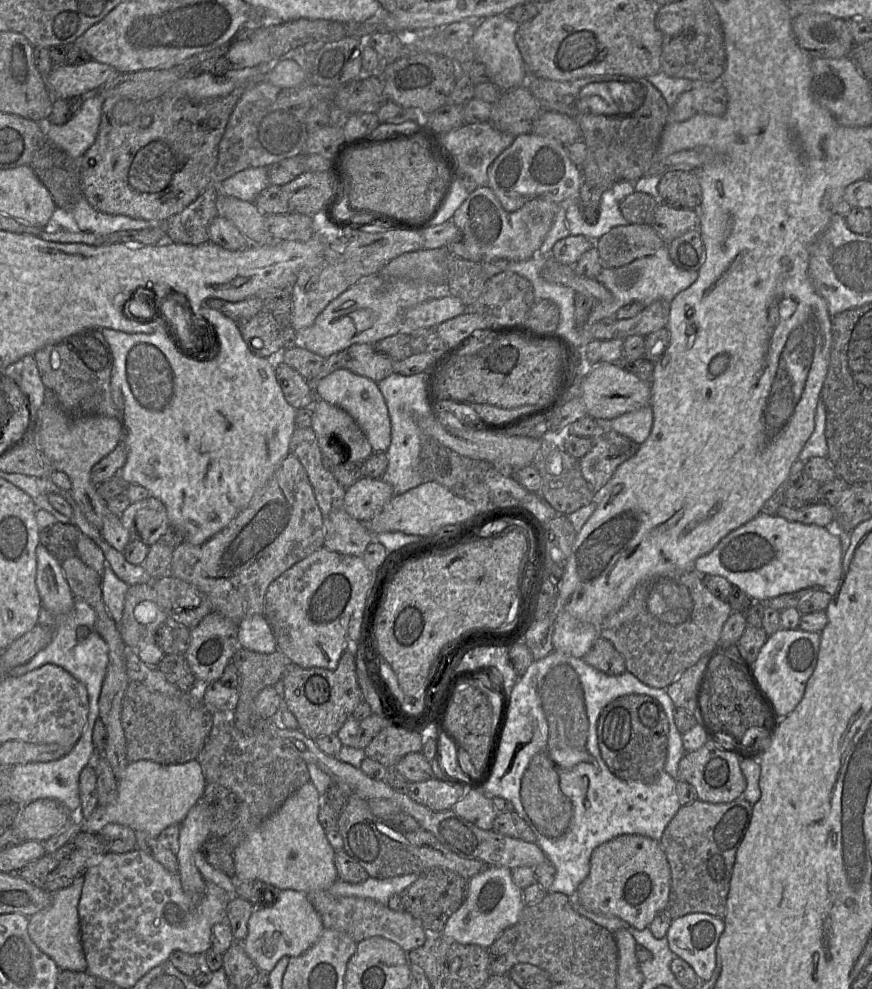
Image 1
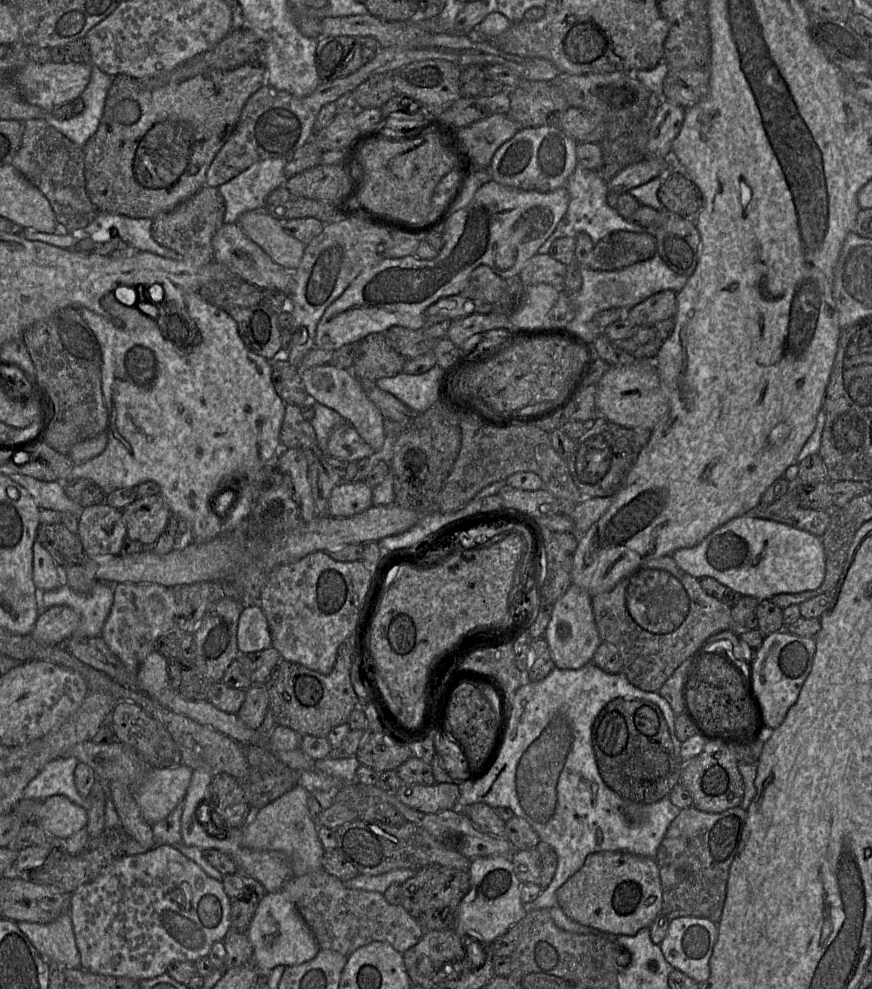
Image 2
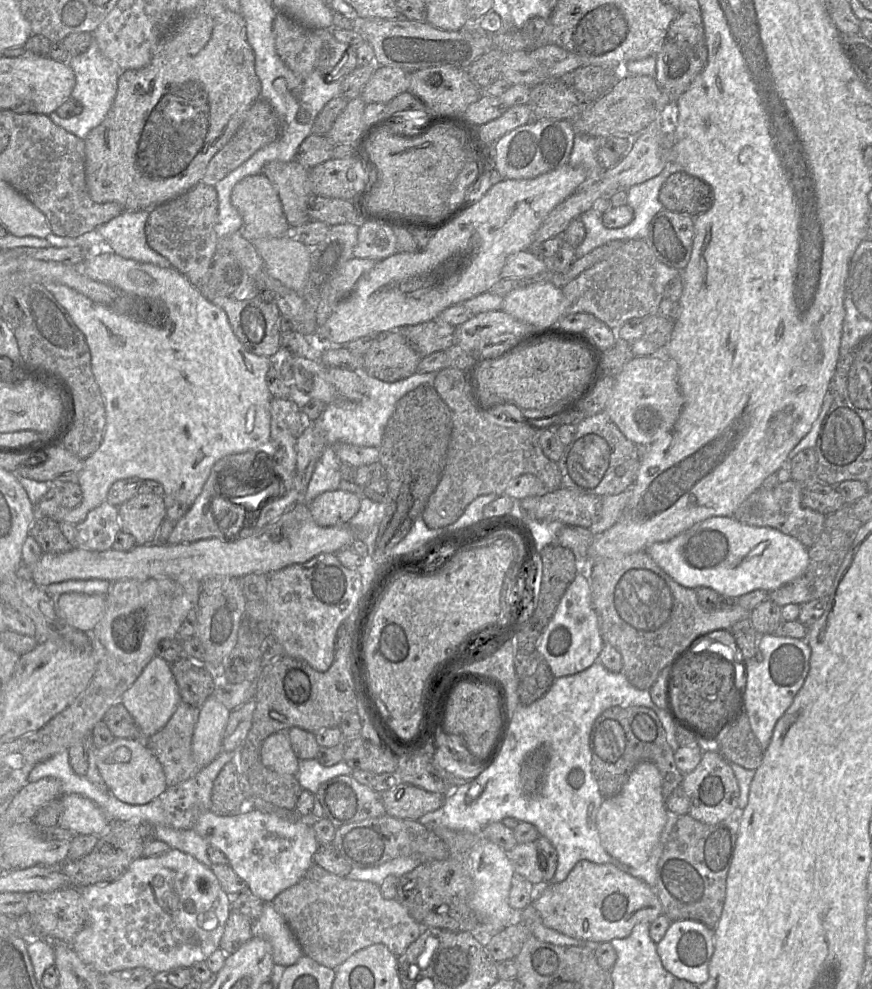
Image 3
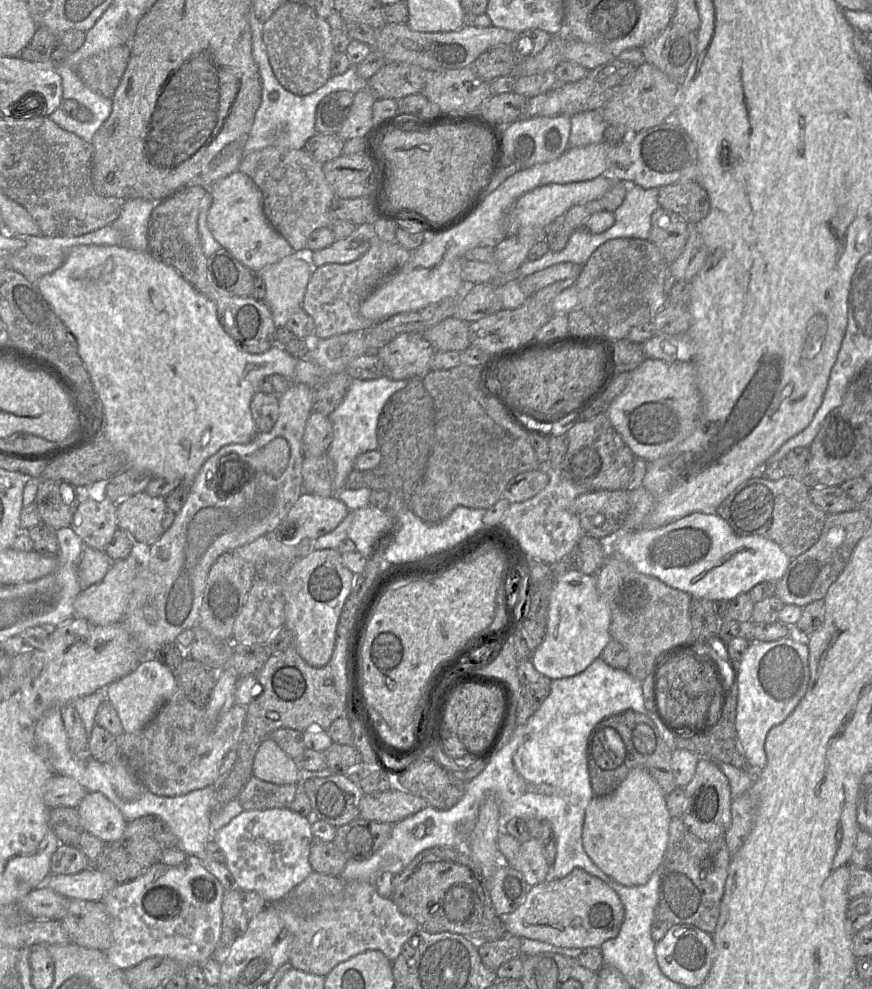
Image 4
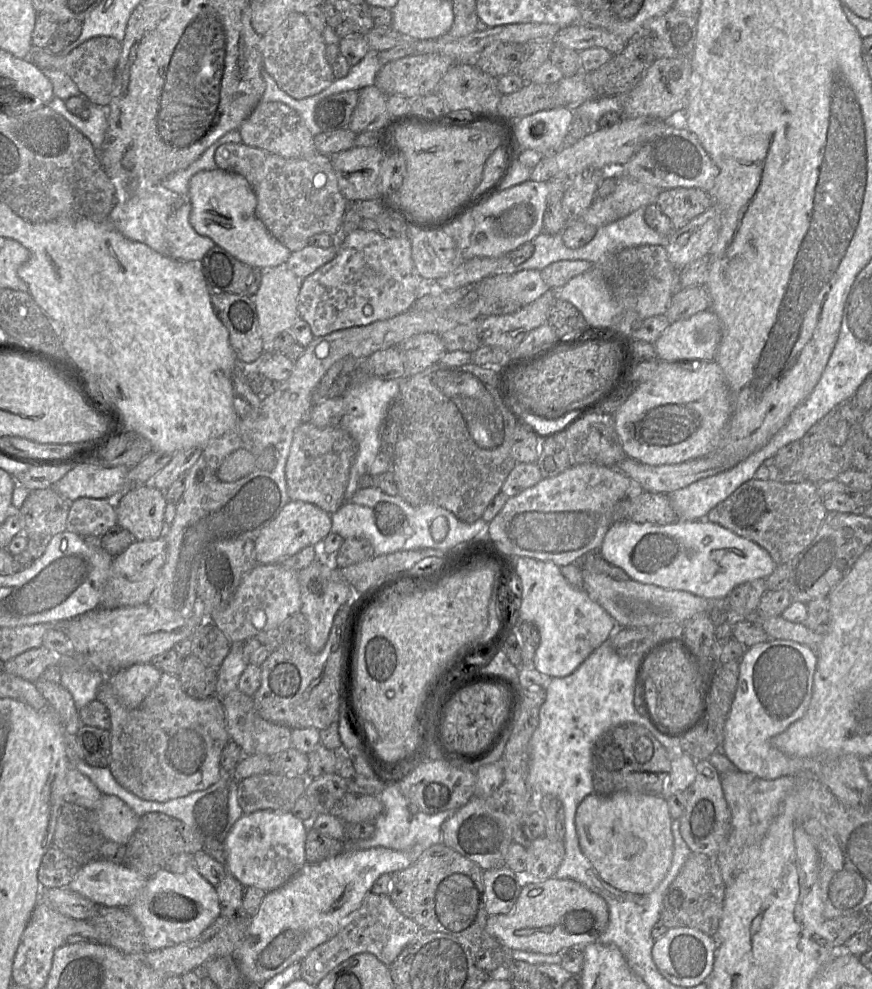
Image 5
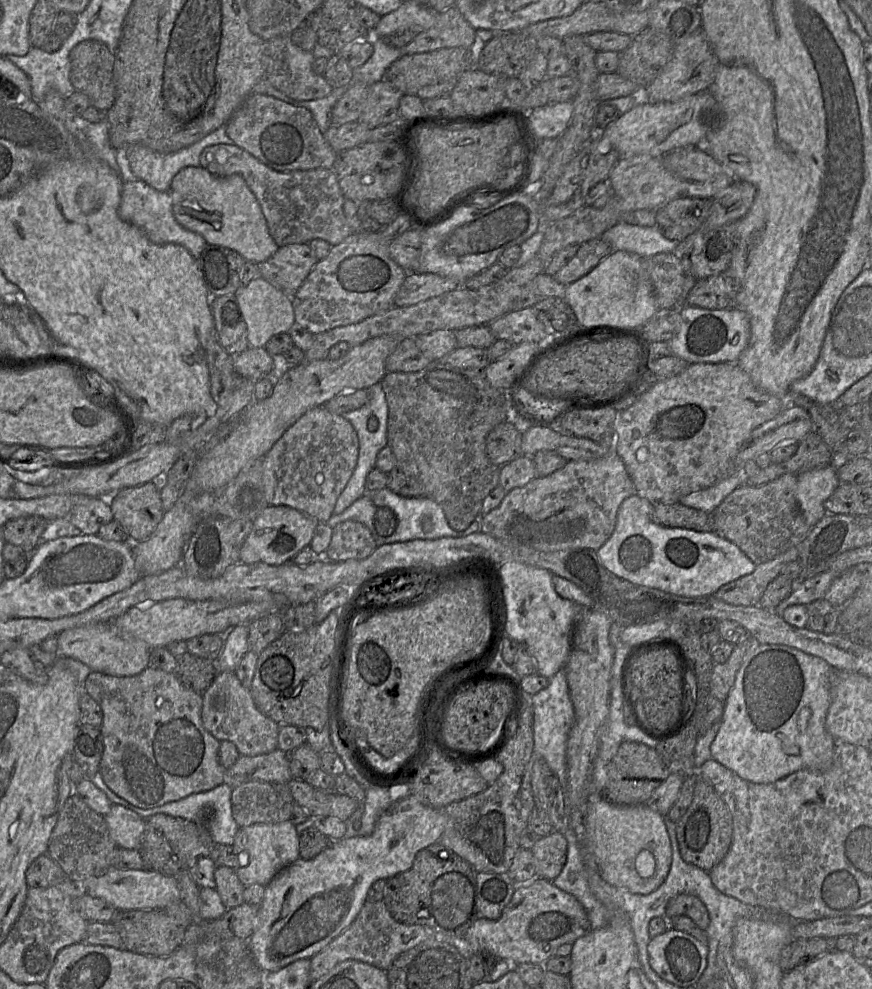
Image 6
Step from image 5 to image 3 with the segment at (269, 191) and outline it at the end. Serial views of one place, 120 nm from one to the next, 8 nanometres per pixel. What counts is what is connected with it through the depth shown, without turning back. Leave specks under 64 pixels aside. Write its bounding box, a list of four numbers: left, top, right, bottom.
[261,160,313,230]

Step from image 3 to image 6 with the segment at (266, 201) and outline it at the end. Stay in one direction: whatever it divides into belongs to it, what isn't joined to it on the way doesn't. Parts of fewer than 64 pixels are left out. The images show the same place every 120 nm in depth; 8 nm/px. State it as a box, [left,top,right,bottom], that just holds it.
[168,167,278,264]

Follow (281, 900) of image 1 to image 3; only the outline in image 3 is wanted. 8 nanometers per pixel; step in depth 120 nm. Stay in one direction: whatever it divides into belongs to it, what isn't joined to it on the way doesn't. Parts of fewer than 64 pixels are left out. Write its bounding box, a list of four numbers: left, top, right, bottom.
[252,903,303,967]

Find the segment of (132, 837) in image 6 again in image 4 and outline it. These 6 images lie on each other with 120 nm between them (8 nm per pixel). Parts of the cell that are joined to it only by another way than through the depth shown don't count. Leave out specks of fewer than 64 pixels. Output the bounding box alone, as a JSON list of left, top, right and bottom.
[77,793,127,843]

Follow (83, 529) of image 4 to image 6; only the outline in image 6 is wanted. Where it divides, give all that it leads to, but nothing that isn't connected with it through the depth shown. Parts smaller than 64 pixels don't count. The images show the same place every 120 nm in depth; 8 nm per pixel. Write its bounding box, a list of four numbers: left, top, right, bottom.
[68,497,114,535]

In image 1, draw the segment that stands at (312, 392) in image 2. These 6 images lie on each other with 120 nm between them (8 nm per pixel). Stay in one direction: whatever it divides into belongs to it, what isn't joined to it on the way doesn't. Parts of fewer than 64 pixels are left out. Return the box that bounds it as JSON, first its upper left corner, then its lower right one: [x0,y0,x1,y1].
[313,369,391,452]

